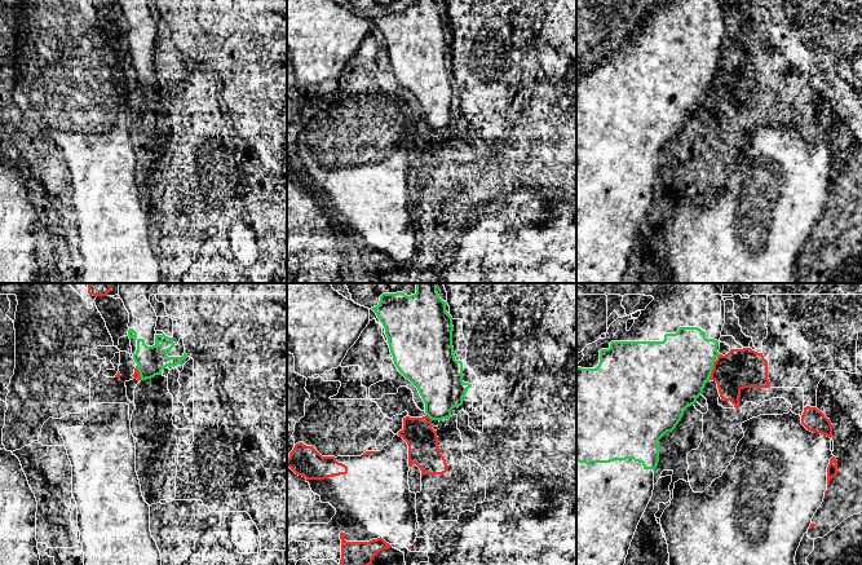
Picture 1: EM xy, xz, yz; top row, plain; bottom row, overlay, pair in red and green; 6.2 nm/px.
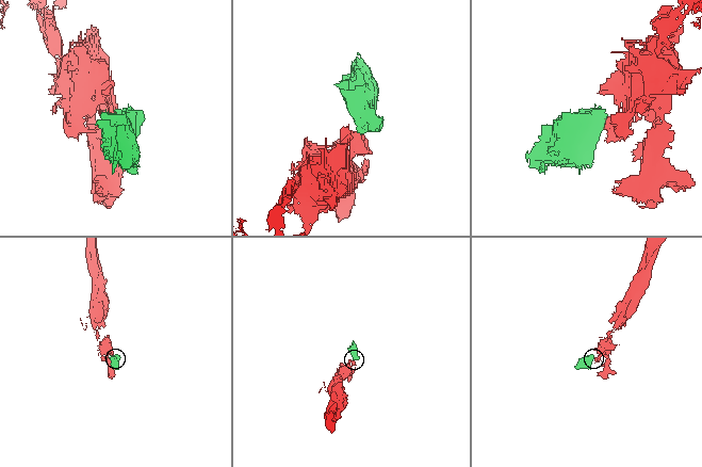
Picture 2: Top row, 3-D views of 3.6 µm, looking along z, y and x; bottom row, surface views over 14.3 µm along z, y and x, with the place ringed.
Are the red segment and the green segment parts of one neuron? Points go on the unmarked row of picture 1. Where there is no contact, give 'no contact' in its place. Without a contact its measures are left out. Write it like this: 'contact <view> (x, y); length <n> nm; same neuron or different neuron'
contact yz (712, 80); length 130 nm; different neuron

